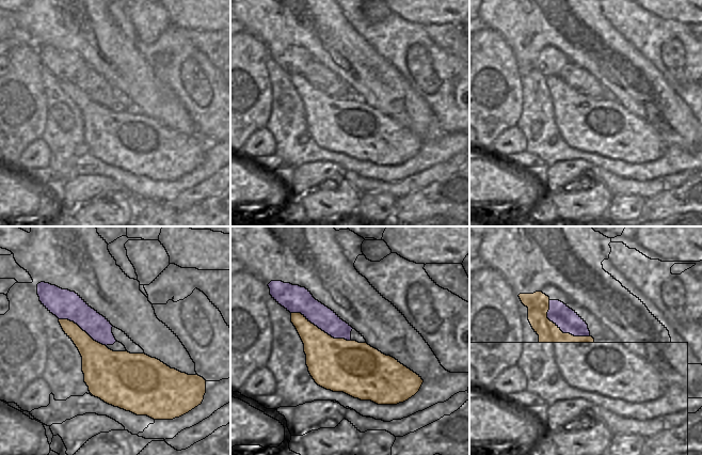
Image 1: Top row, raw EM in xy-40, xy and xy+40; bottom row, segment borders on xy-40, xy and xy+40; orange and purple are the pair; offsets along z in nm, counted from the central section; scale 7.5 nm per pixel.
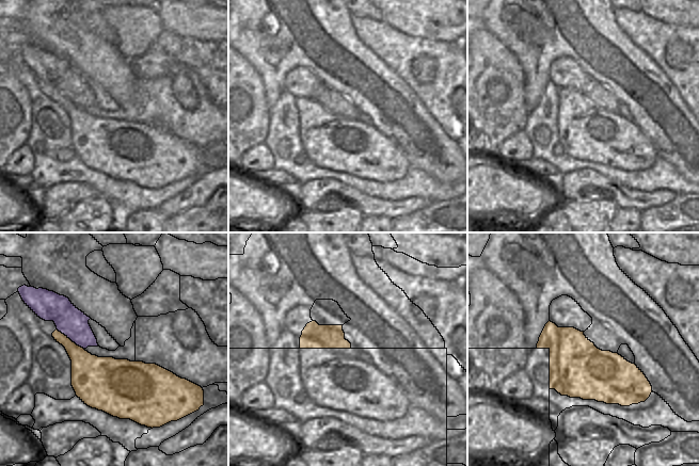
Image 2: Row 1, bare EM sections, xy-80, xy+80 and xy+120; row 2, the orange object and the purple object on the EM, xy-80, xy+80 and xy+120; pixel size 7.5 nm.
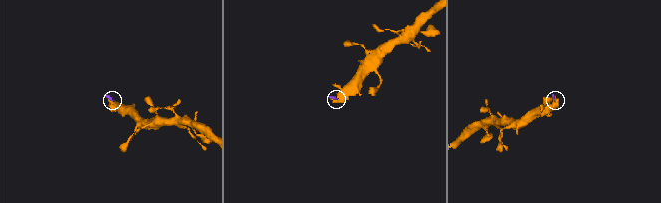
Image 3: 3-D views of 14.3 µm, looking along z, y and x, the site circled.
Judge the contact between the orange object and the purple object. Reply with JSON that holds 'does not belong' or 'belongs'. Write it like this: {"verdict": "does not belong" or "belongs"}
{"verdict": "does not belong"}

